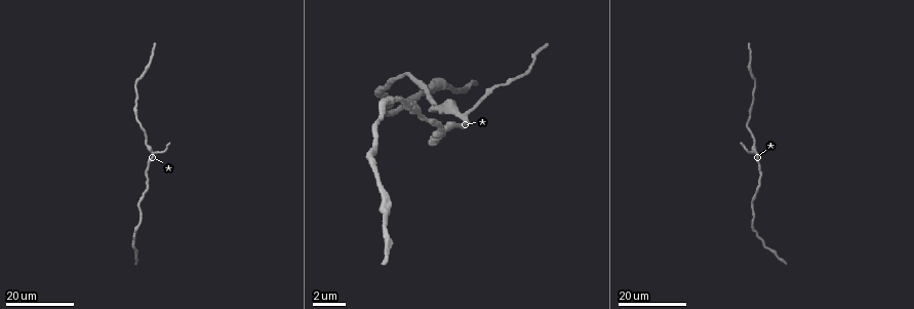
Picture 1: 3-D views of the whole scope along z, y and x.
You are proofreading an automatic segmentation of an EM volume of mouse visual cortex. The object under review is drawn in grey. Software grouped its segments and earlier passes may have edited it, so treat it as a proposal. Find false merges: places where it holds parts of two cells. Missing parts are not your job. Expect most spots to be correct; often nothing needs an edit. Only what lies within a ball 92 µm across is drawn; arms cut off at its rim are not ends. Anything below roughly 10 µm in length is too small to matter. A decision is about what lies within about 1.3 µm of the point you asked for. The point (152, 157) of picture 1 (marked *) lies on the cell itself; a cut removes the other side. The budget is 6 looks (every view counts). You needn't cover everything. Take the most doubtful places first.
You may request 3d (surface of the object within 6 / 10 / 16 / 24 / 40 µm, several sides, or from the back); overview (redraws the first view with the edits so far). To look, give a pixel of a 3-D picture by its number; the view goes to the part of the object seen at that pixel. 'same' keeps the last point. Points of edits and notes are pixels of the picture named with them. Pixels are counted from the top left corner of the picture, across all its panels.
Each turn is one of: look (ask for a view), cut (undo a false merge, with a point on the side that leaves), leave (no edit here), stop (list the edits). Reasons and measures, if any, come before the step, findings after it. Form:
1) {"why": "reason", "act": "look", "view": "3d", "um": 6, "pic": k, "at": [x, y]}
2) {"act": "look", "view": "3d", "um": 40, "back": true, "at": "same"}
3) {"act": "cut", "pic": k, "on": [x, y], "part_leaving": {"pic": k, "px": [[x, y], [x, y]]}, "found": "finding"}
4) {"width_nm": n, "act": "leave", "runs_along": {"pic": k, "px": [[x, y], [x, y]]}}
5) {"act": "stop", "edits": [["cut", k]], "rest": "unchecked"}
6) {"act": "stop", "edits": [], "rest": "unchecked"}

{"why": "side arm on a straight run", "act": "look", "view": "3d", "um": 24, "pic": 1, "at": [456, 113]}

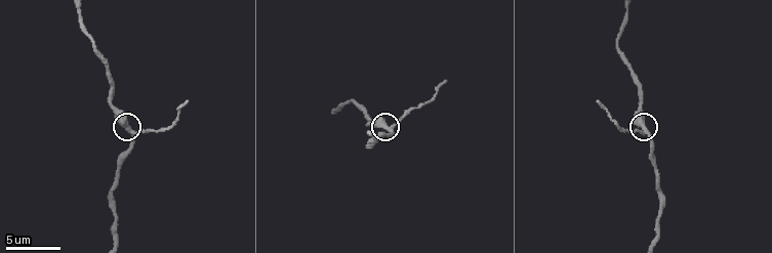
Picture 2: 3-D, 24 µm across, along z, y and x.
{"act": "look", "view": "3d", "um": 10, "pic": 2, "at": [126, 128]}

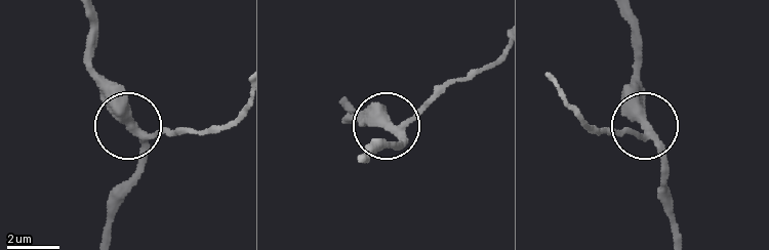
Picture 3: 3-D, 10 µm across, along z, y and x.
{"act": "leave", "runs_along": {"pic": 3, "px": [[662, 168], [660, 143], [643, 117], [636, 67]]}, "found": "continuous, no second cell"}

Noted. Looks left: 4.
{"why": "thick turns thin", "act": "look", "view": "3d", "um": 16, "pic": 1, "at": [395, 100]}

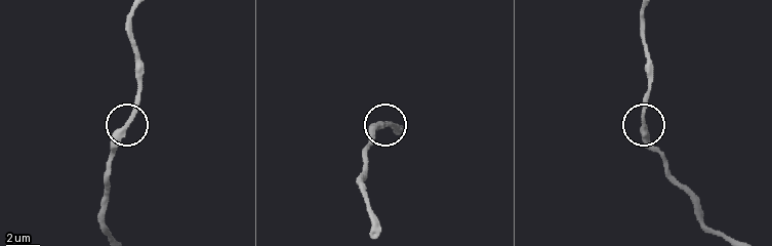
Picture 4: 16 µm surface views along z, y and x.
{"act": "look", "view": "3d", "um": 6, "pic": 4, "at": [385, 123]}

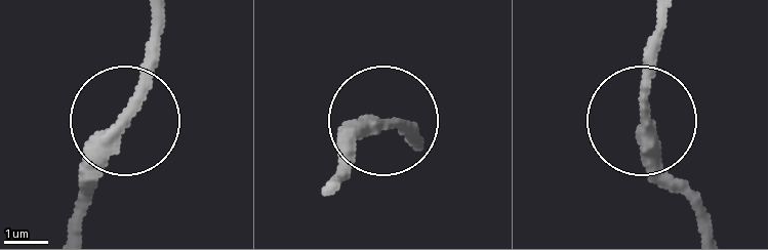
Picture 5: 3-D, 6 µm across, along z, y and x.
{"act": "leave", "runs_along": {"pic": 5, "px": [[657, 18], [646, 139], [687, 191]]}, "found": "one cell here"}

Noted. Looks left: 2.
{"act": "stop", "edits": [], "rest": "unchecked"}

